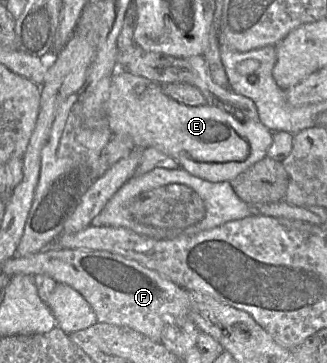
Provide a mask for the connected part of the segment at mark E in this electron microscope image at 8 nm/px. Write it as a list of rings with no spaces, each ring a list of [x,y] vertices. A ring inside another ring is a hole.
[[[116,69],[104,107],[113,136],[126,135],[137,148],[154,148],[174,158],[185,171],[210,182],[230,182],[267,155],[273,132],[259,120],[239,120],[209,103],[187,106],[164,93],[162,84]]]

